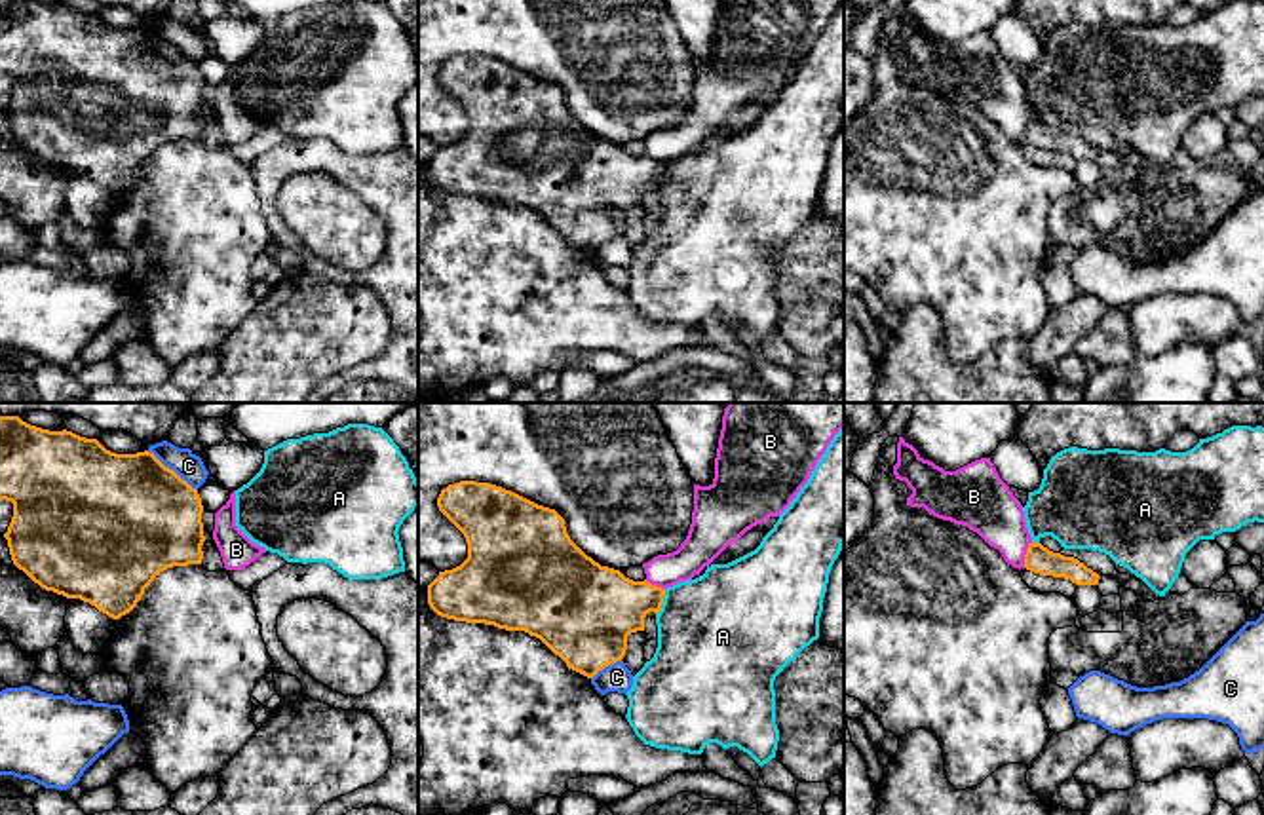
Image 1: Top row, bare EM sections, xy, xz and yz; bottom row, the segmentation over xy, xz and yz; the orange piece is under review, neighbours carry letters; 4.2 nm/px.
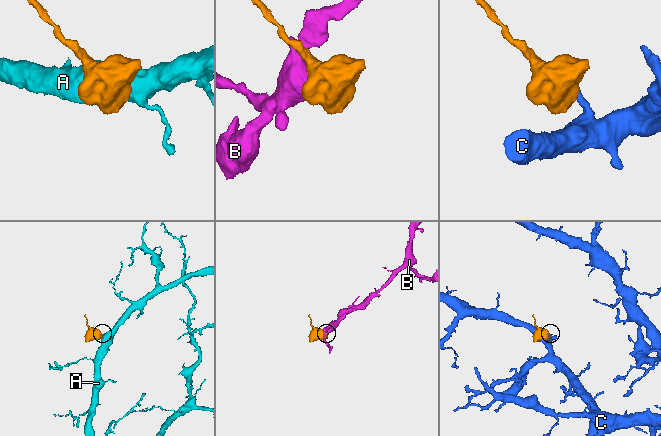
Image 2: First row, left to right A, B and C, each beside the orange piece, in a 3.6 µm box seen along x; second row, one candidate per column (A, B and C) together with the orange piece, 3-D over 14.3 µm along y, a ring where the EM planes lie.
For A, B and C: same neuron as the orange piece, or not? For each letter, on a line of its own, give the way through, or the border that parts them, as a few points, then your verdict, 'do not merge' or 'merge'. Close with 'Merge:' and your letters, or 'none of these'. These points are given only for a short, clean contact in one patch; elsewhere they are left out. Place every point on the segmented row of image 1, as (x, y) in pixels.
A: border along xz (666, 589), (656, 616); do not merge
B: border along yz (1033, 542), (1025, 553), (1023, 567); do not merge
C: do not merge
Merge: none of these

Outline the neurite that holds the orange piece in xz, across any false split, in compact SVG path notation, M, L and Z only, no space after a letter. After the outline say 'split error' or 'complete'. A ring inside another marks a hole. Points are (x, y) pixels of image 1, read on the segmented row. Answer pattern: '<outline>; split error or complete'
M477 481L449 484L441 490L437 507L464 534L468 543L468 559L452 570L439 572L428 585L428 604L441 617L525 631L540 638L568 669L593 678L604 667L622 661L627 636L644 631L644 617L650 612L658 616L661 610L665 589L646 579L633 581L620 570L595 562L570 540L565 519L555 509Z; complete

